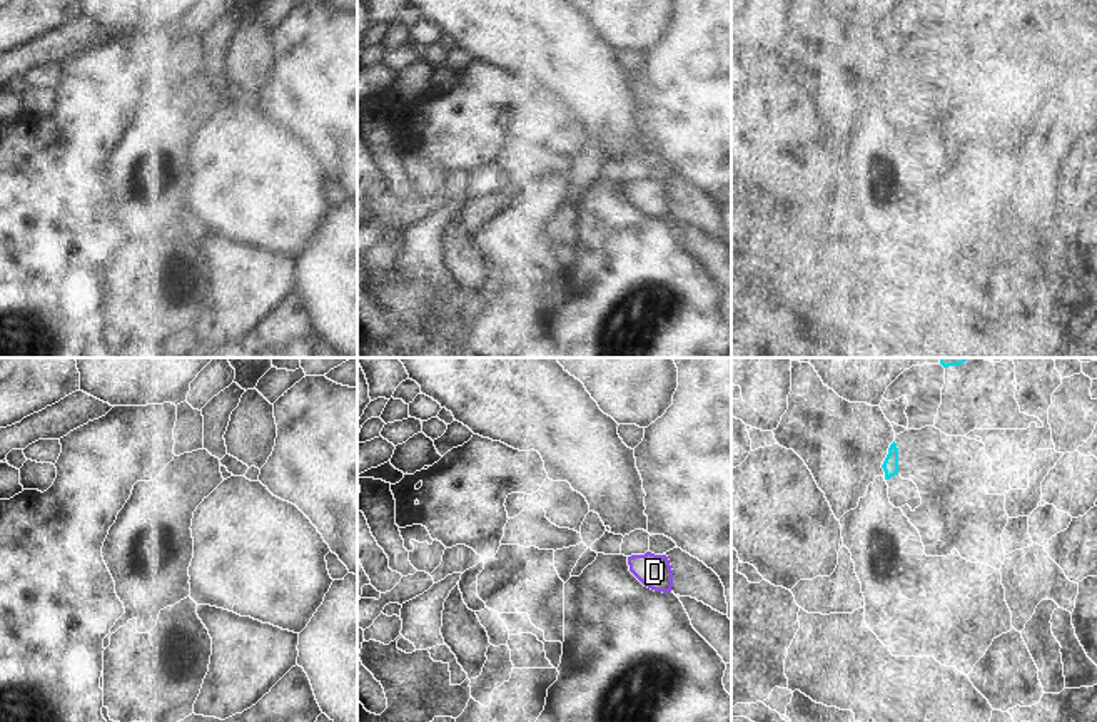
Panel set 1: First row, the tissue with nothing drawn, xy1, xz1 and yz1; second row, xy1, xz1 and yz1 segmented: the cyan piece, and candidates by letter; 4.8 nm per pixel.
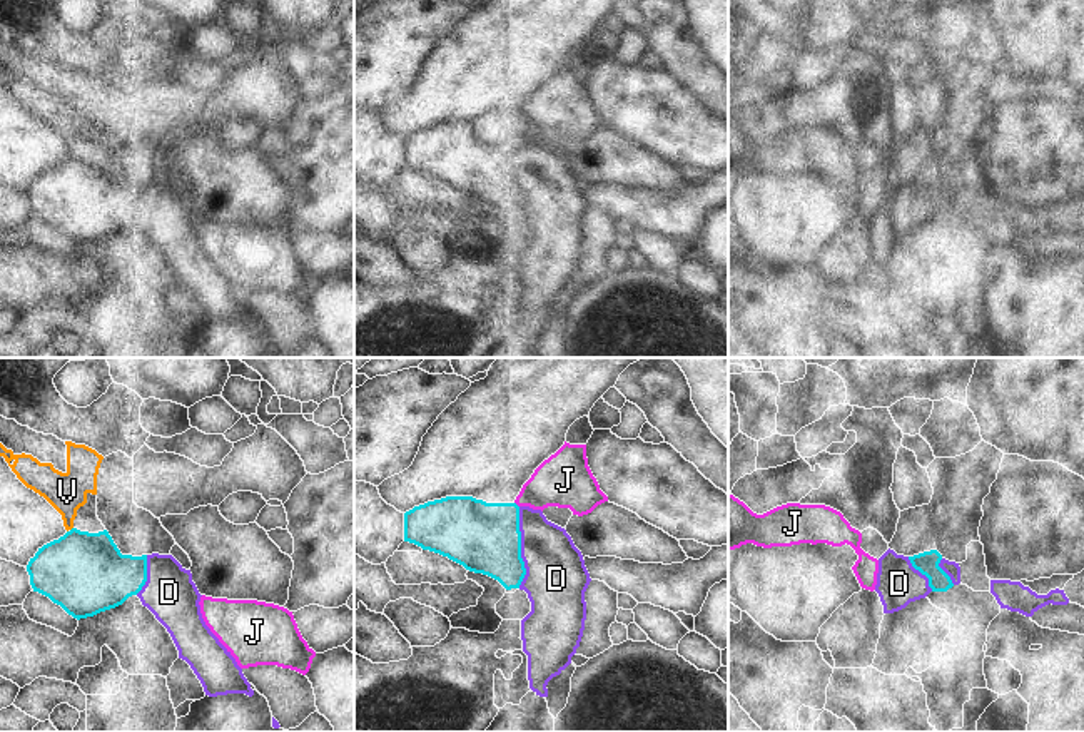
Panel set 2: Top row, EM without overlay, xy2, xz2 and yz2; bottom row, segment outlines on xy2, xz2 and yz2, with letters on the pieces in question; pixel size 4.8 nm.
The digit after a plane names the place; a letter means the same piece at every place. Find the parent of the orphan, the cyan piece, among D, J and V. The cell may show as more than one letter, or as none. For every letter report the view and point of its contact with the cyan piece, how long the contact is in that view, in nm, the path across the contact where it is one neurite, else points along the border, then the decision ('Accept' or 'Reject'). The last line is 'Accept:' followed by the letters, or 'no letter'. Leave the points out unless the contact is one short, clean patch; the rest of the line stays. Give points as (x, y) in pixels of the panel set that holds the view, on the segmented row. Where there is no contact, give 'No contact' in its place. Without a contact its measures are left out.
D: Touches cyan at xz2 (520, 547). Shared border 400 nm. Reject
J: Touches cyan at xz2 (516, 505). Shared border 40 nm. Reject
V: No contact. Reject
Accept: no letter

